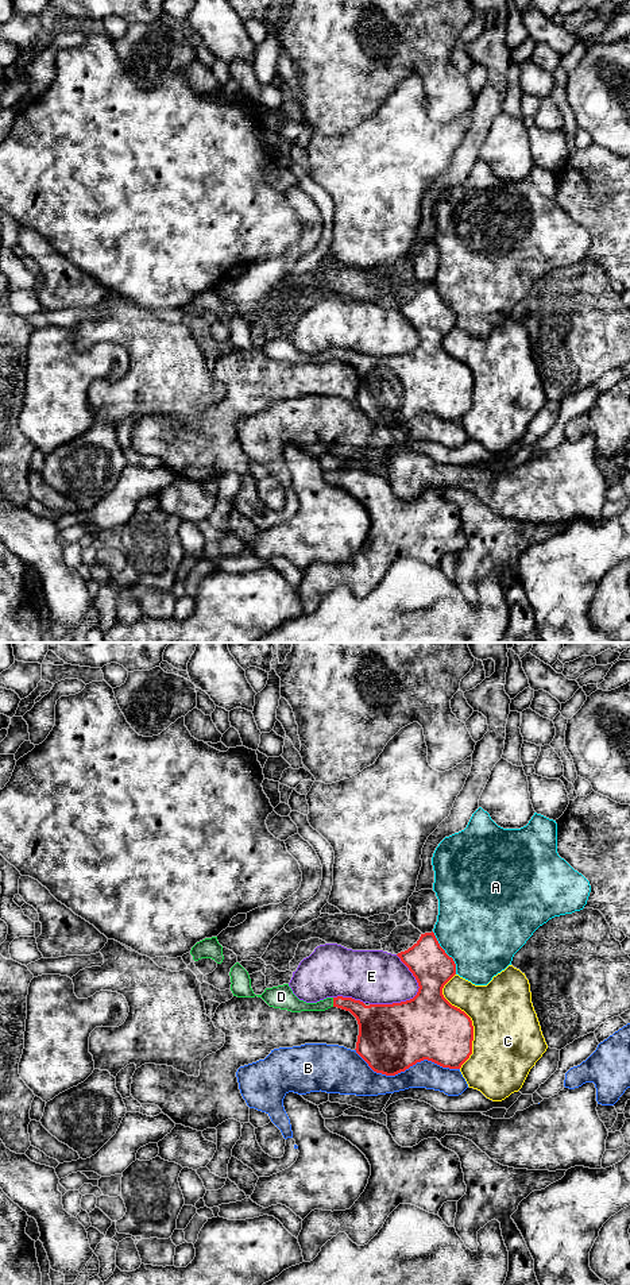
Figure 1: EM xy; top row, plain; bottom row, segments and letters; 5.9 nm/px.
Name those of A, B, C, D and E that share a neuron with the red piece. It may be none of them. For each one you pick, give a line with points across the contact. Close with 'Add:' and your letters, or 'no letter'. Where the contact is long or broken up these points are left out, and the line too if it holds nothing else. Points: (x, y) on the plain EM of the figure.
D: way xy (371, 371), (351, 357), (333, 354), (321, 358), (292, 355)
Add: D

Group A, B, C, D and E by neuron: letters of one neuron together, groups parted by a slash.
A / B / C / D / E

